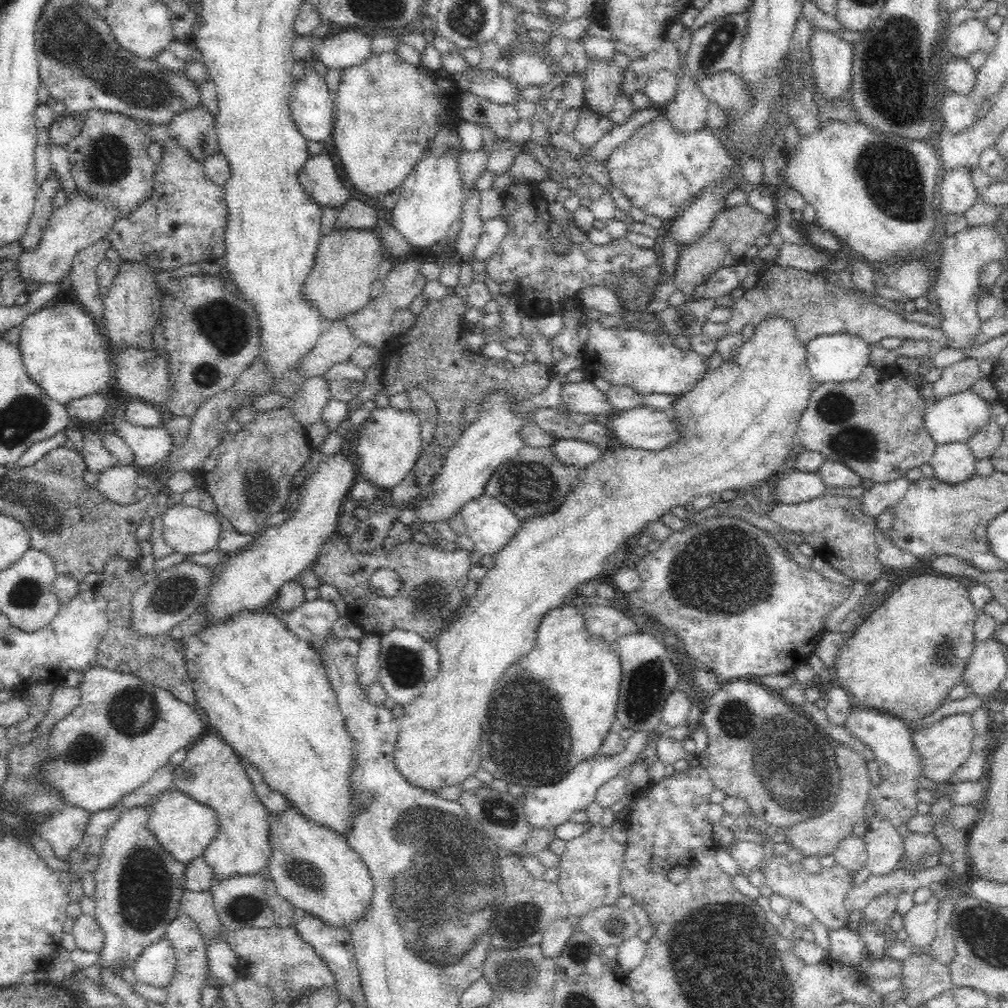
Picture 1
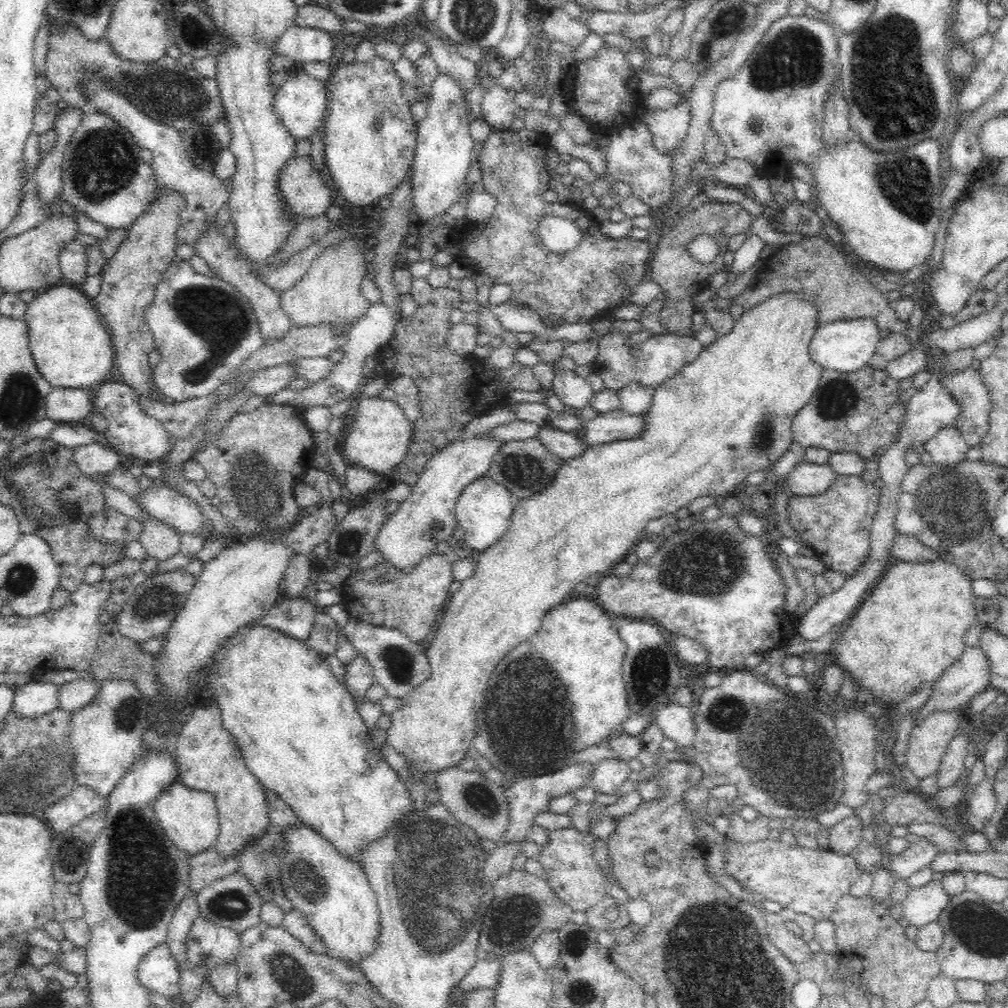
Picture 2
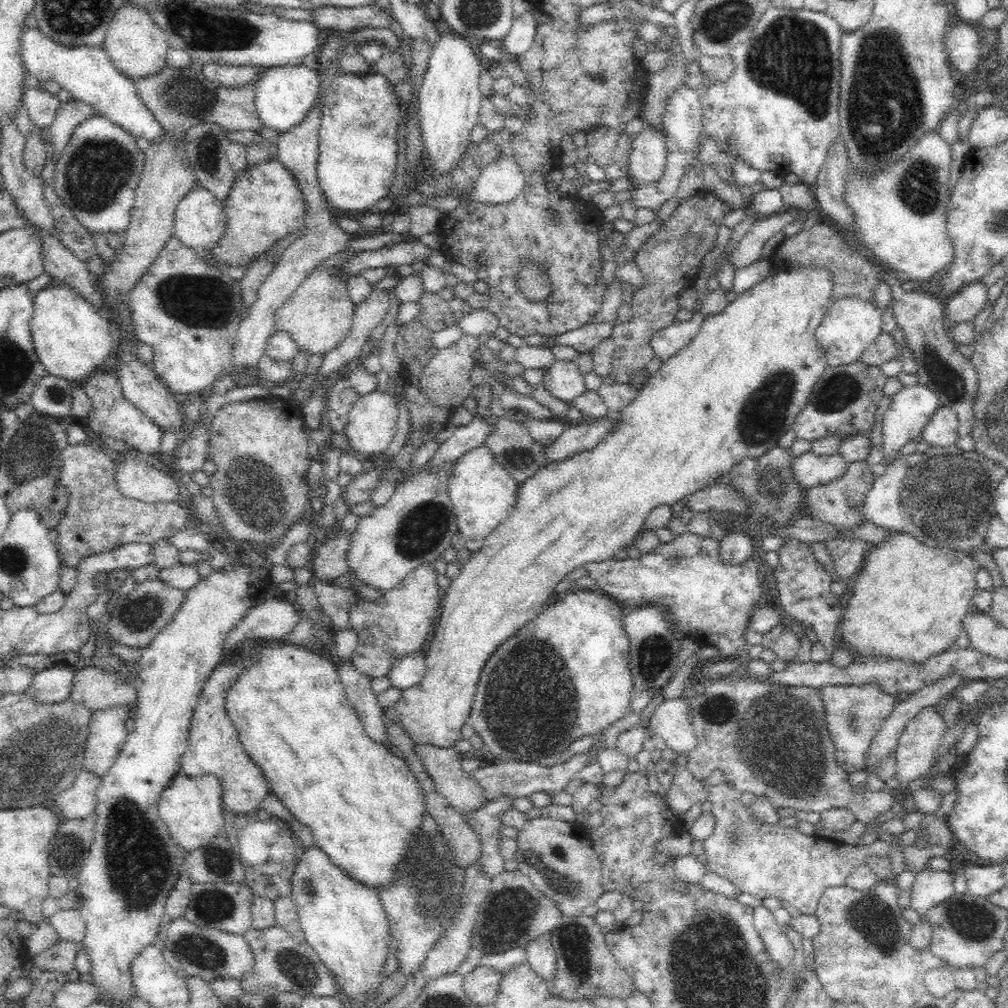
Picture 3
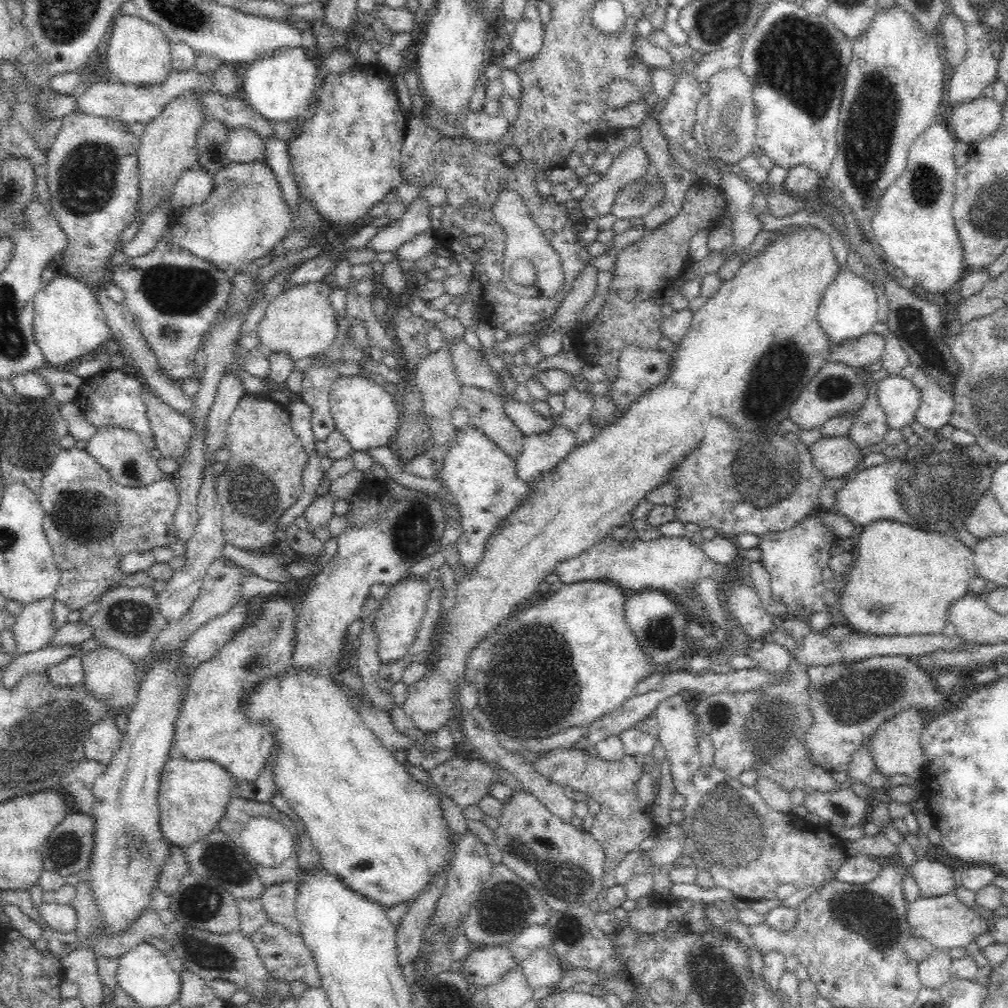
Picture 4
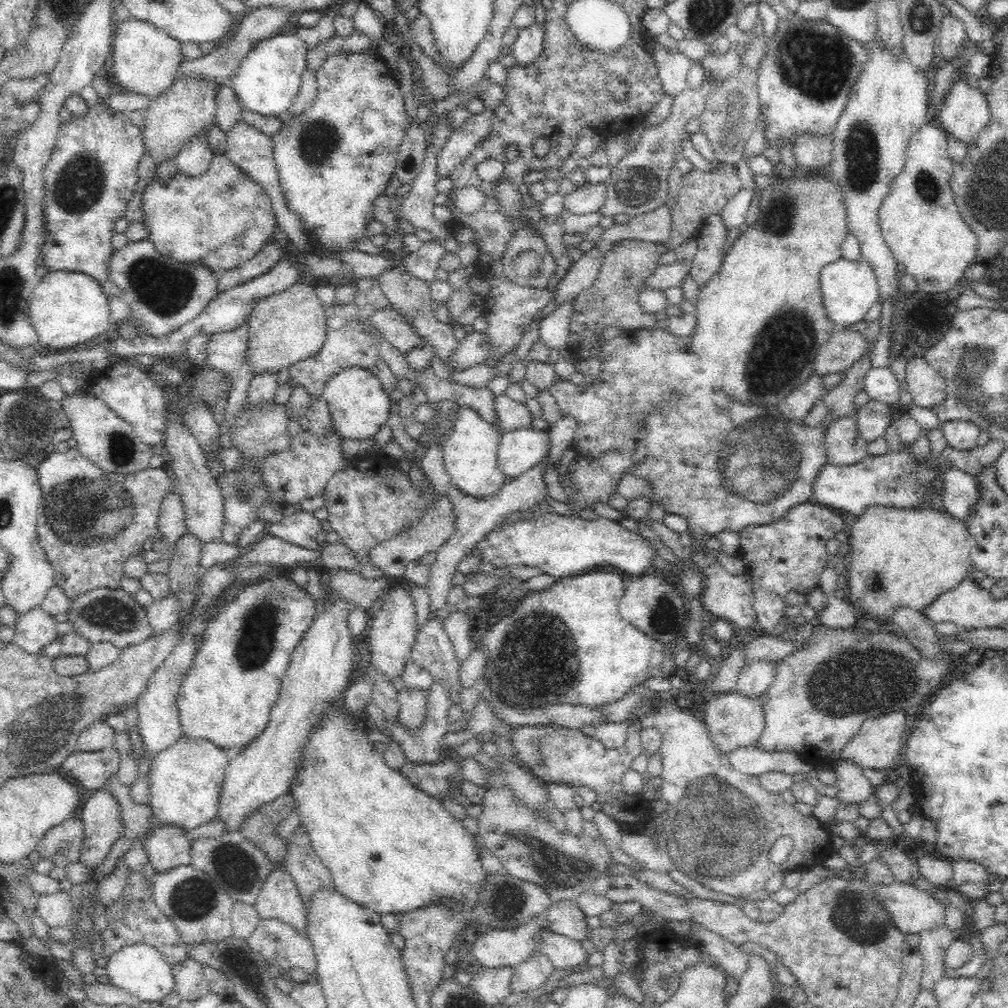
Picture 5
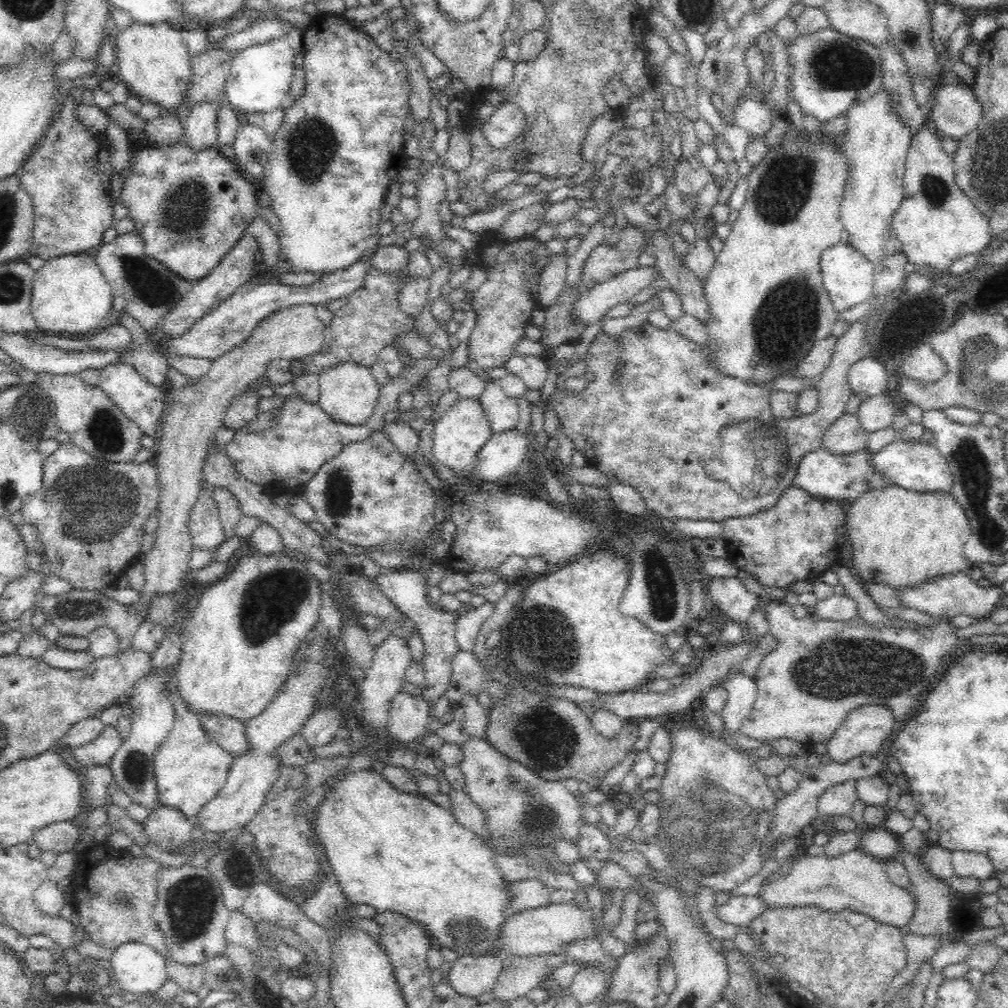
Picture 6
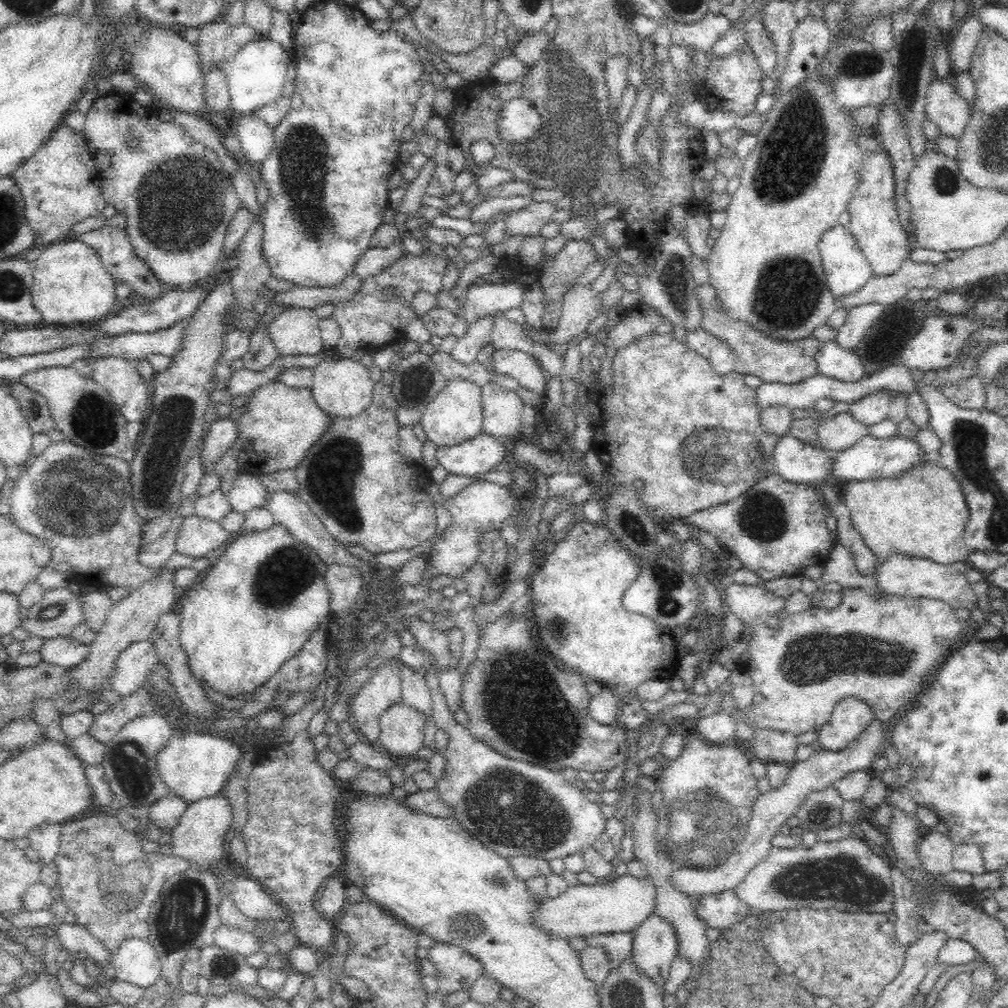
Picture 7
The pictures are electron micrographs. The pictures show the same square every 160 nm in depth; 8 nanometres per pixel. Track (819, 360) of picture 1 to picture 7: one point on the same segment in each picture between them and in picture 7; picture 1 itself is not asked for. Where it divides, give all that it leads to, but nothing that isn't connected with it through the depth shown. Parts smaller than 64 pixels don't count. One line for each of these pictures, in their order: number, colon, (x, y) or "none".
2: (843, 346)
3: (850, 325)
4: (848, 311)
5: (848, 290)
6: (847, 276)
7: (847, 271)

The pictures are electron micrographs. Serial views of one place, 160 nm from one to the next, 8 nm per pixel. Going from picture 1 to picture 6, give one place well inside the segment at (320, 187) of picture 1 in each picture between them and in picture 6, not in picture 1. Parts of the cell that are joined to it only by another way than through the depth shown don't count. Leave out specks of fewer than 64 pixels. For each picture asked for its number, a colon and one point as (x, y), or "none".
2: (304, 188)
3: (265, 204)
4: (245, 216)
5: (222, 219)
6: (191, 209)

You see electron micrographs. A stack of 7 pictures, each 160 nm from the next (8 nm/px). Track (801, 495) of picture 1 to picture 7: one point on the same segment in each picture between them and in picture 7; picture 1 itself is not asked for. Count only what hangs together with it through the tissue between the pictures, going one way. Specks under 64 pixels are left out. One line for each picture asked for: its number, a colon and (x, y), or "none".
2: (805, 479)
3: (810, 470)
4: (833, 457)
5: (844, 446)
6: (846, 436)
7: (841, 431)

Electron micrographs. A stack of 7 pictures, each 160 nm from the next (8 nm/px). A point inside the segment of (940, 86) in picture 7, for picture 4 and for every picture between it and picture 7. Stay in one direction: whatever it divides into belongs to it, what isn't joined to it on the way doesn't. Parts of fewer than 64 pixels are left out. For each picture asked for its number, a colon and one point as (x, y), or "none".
4: (976, 120)
5: (965, 112)
6: (956, 113)

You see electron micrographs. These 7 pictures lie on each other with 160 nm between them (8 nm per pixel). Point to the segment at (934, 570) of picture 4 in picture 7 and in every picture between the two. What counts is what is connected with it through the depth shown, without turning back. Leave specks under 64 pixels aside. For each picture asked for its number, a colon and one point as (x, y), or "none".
5: (898, 559)
6: (902, 538)
7: (923, 514)

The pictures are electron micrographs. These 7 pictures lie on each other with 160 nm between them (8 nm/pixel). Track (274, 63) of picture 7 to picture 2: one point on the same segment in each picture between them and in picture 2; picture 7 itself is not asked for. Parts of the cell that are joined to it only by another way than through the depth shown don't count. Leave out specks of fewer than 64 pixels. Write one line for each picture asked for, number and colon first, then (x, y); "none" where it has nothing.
2: (301, 102)
3: (284, 94)
4: (279, 88)
5: (269, 79)
6: (259, 81)

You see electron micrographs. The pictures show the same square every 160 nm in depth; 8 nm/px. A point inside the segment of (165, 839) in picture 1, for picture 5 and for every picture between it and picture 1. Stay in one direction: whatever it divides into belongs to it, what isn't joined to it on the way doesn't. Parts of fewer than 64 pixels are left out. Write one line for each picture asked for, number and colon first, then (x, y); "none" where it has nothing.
2: (190, 819)
3: (191, 808)
4: (193, 796)
5: (185, 782)

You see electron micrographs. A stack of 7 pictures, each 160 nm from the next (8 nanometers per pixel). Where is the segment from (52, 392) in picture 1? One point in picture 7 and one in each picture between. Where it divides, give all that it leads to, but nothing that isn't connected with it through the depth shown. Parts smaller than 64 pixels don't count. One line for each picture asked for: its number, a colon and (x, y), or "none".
2: (71, 348)
3: (71, 337)
4: (68, 326)
5: (67, 310)
6: (70, 296)
7: (71, 288)

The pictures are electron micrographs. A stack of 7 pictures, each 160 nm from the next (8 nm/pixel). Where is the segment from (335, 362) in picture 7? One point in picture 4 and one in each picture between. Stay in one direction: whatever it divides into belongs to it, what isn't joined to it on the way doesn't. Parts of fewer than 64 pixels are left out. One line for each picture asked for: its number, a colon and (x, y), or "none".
4: (366, 415)
5: (359, 406)
6: (349, 394)

